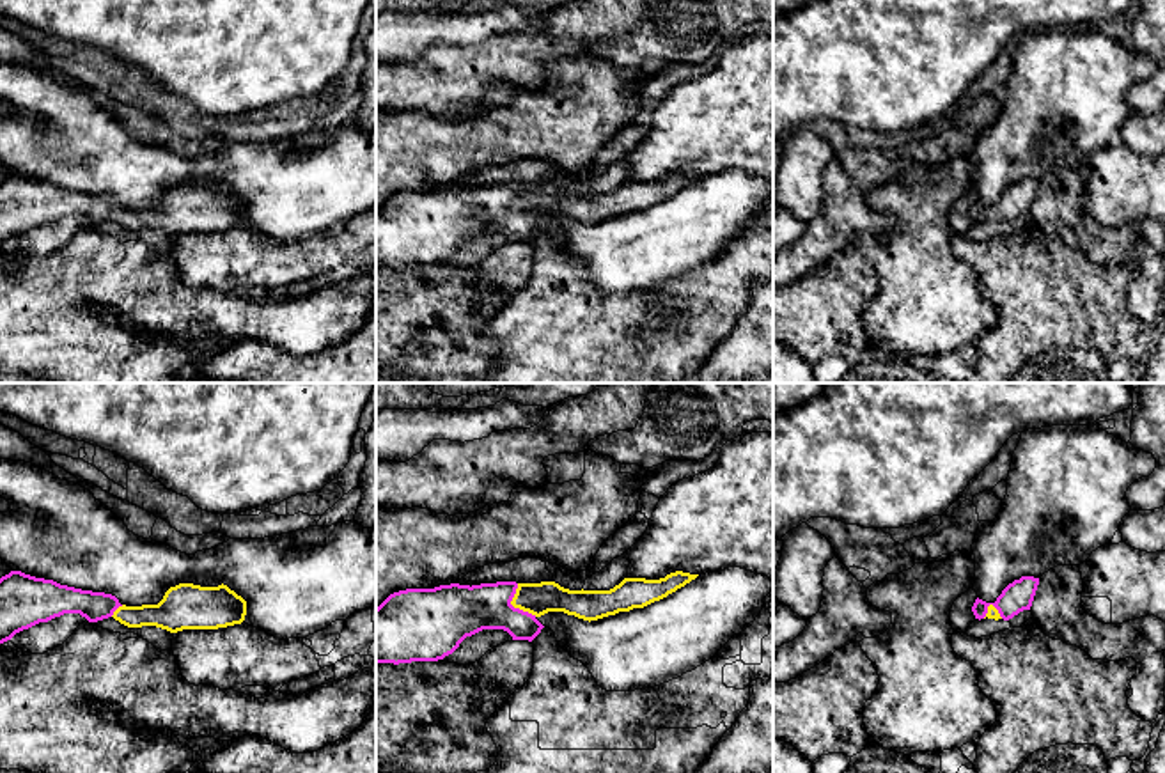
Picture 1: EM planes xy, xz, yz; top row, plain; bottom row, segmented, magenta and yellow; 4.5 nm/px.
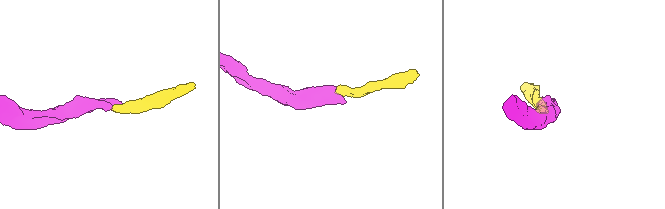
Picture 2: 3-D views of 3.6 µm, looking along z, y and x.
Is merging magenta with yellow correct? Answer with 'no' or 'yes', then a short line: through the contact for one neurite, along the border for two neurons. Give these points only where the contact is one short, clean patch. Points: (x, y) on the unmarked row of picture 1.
yes; line xz (458, 213), (513, 210), (536, 201)

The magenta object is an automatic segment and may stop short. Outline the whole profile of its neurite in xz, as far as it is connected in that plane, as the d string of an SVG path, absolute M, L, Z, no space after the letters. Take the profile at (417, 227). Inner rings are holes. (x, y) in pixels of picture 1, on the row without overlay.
M676 174L660 183L624 181L610 193L569 193L555 184L399 193L376 211L376 266L438 264L482 232L504 232L512 243L532 245L544 230L537 222L548 215L590 225L644 211L697 179Z

